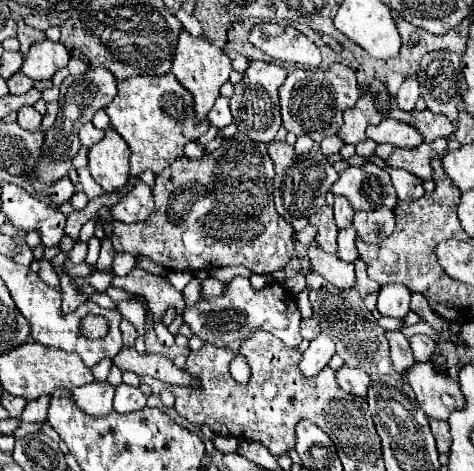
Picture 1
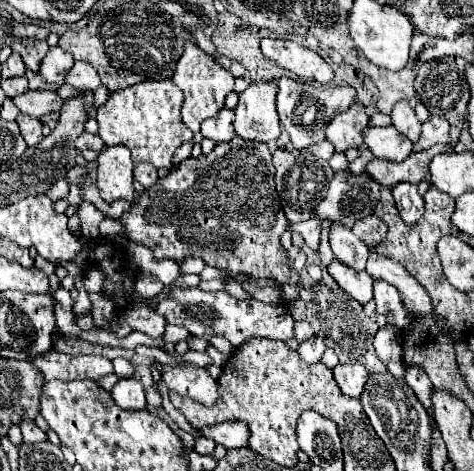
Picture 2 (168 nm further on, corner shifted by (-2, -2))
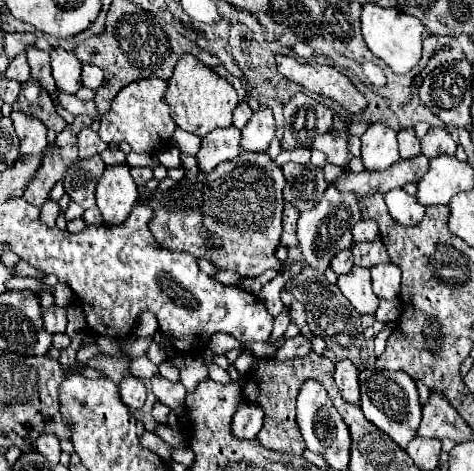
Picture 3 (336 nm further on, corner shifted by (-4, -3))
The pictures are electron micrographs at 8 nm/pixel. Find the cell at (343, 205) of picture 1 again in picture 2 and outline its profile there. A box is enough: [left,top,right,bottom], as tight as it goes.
[329,226,369,272]

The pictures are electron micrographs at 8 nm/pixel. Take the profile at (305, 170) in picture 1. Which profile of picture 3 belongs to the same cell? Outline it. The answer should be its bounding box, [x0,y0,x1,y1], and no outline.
[281,163,327,213]

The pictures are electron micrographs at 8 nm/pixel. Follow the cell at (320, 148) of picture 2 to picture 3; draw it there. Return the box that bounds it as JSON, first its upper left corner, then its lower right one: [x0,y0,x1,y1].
[275,147,311,165]

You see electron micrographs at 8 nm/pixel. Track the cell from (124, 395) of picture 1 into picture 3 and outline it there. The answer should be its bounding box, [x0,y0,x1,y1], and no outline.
[119,377,147,409]

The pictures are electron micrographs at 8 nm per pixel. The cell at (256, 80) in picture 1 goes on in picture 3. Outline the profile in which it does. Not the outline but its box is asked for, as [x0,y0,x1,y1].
[241,105,275,151]

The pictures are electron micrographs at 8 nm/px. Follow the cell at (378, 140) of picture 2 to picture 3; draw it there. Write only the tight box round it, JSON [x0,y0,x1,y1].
[361,123,399,169]

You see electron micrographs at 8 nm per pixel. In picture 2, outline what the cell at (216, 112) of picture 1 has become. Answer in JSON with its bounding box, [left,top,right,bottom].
[201,108,235,144]

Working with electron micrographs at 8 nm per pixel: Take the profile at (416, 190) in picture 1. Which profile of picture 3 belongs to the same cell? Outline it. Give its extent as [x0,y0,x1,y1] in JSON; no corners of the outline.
[385,189,425,225]

